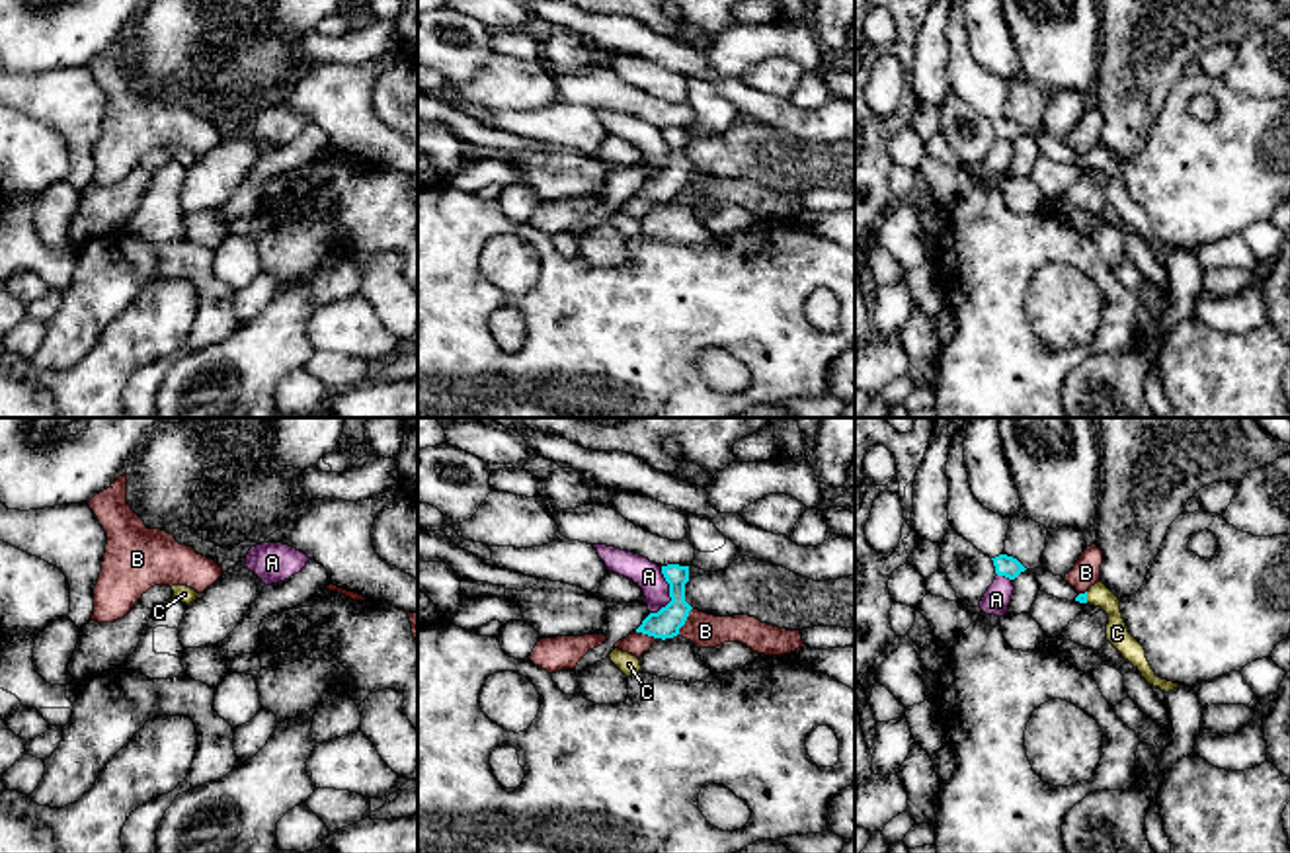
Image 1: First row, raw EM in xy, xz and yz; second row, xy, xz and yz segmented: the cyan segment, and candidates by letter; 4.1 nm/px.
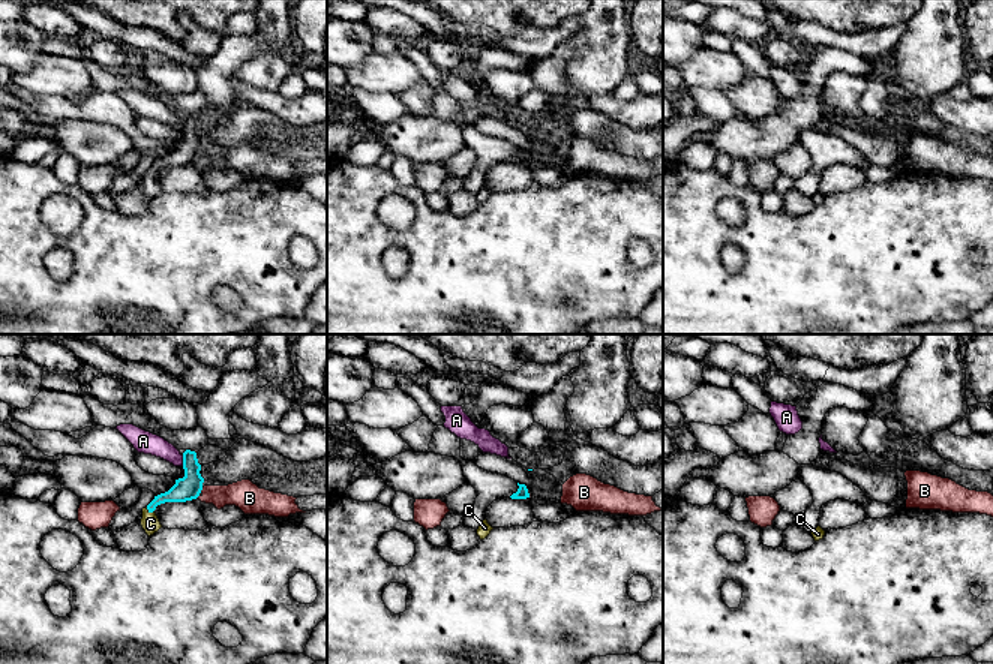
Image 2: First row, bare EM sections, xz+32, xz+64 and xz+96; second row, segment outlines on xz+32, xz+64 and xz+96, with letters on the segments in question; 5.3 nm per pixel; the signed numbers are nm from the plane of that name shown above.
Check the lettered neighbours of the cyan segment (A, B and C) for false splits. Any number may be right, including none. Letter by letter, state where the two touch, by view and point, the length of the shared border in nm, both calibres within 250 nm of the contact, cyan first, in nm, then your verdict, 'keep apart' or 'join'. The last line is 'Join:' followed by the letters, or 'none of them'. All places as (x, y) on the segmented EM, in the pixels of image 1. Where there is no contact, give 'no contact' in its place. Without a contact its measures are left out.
A: contact xz (670, 594); length 200 nm; calibres 120 and 120 nm; keep apart
B: contact xz (685, 619); length 140 nm; calibres 120 and 140 nm; keep apart
C: contact yz (1086, 598); length 50 nm; calibres 50 and 100 nm; join
Join: C

